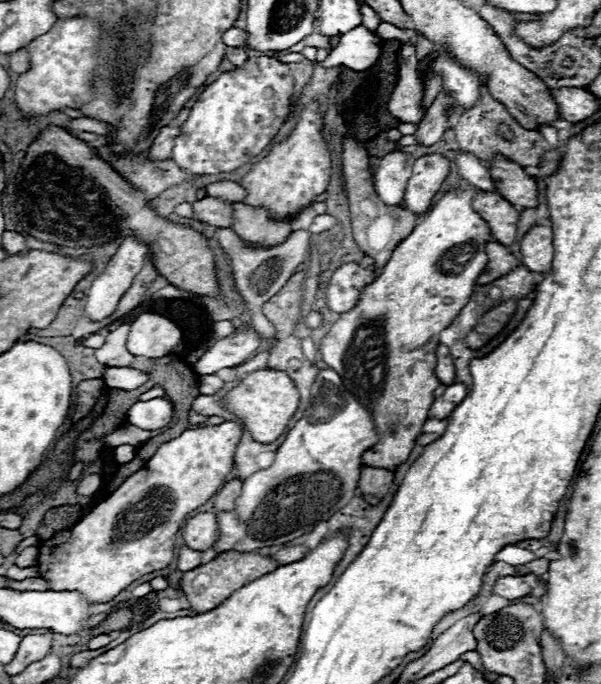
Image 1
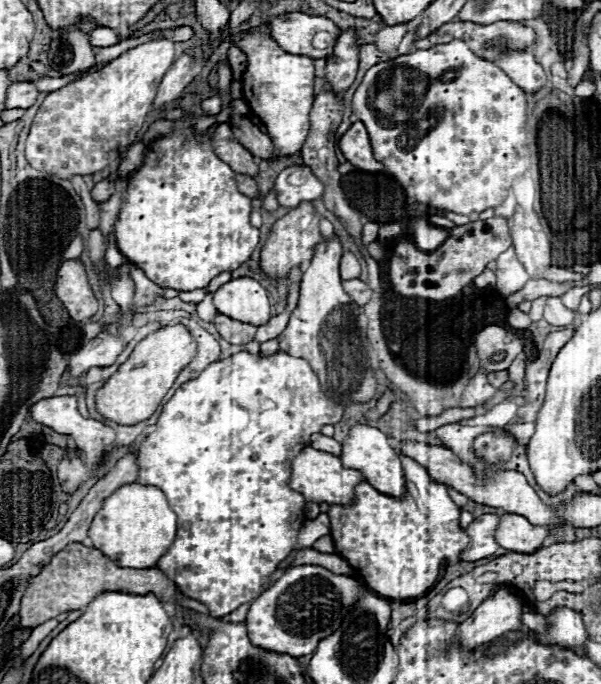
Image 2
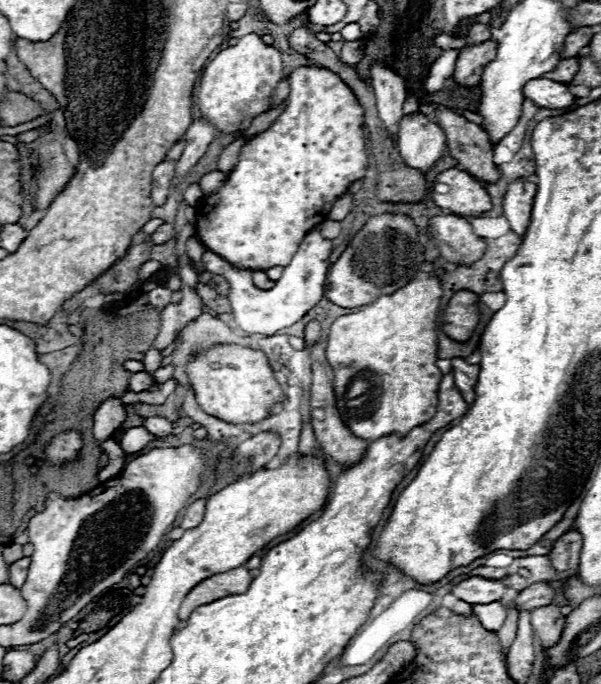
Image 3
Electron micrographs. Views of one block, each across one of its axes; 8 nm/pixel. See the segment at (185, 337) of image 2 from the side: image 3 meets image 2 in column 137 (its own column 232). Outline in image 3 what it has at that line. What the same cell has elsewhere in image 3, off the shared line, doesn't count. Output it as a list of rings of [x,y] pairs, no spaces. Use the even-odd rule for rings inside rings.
[[[222,344],[212,346],[208,352],[200,352],[190,360],[186,376],[202,410],[230,424],[256,424],[272,416],[272,408],[284,402],[284,392],[262,350]]]

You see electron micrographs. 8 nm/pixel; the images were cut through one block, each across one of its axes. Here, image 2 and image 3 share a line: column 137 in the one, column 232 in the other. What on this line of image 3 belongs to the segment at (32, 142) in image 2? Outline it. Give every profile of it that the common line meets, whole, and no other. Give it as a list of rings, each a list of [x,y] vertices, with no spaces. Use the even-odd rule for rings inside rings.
[[[246,34],[236,46],[222,50],[204,70],[195,97],[204,120],[208,120],[220,134],[244,132],[250,122],[272,108],[272,96],[276,92],[282,74],[282,56],[274,46],[268,46],[256,34]]]

